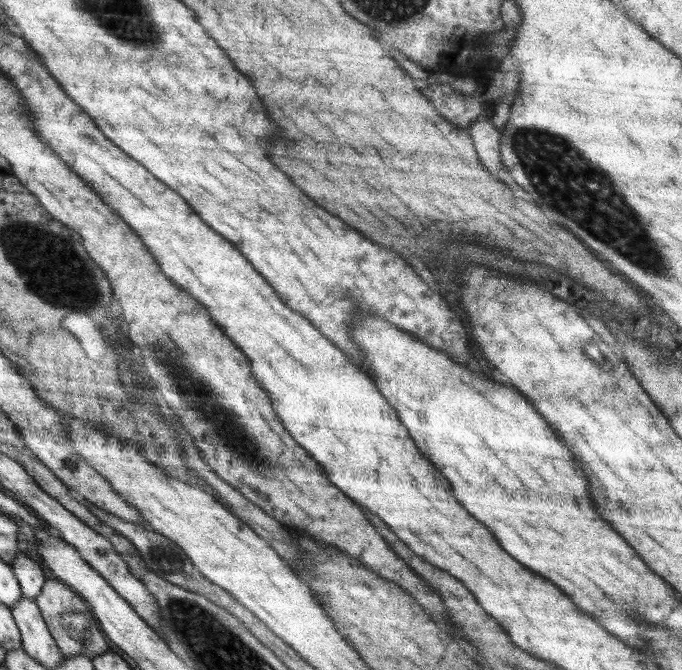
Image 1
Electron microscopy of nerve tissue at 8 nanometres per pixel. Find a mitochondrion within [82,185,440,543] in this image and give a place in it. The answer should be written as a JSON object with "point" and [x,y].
{"point":[232,437]}

